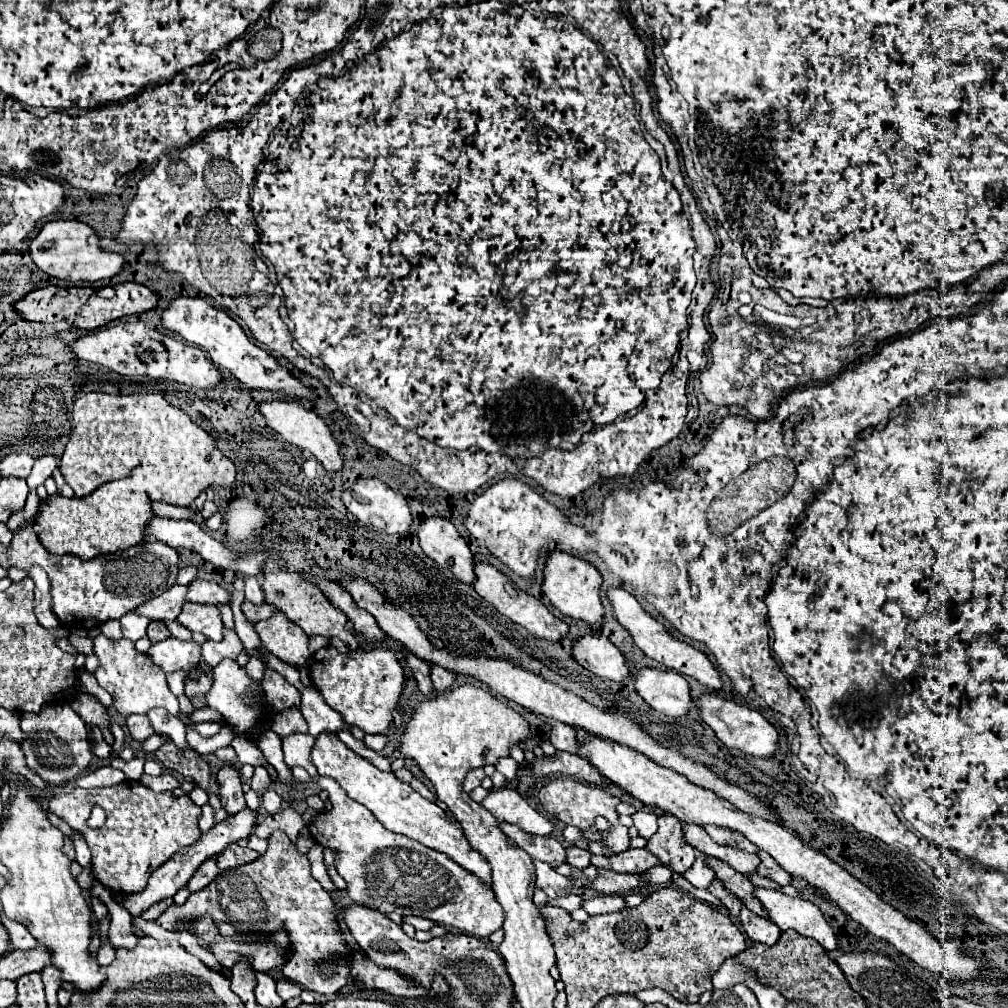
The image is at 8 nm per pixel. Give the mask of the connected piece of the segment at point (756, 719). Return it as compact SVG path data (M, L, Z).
M702 694L700 696L700 716L716 732L720 742L726 744L728 748L742 750L744 754L750 754L754 758L772 758L774 752L778 750L776 728L766 718L762 718L756 710L750 710L748 706L740 706L716 694Z

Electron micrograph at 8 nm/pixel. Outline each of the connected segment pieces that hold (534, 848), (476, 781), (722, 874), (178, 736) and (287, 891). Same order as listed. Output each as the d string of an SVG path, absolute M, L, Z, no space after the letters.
M500 822L498 824L500 830L510 836L518 848L526 850L534 860L542 860L550 866L558 866L564 862L566 858L566 852L564 852L564 846L550 838L550 836L536 836L536 834L526 834L524 830L520 830L518 826L514 824L506 824L506 822Z
M482 768L472 770L472 772L466 776L466 780L464 780L464 790L466 790L466 792L472 792L476 786L480 786L480 782L482 782L484 776L486 776L486 774L484 774Z
M706 858L706 866L714 870L716 878L724 884L724 888L728 892L732 892L734 896L738 896L748 910L752 910L754 914L760 914L760 916L768 916L764 912L762 904L754 898L754 886L746 876L734 872L734 868L726 866L726 862L718 862L718 858Z
M154 708L154 710L148 712L148 720L150 720L150 724L154 726L154 730L158 734L168 734L170 740L176 746L188 748L188 742L186 742L186 726L182 724L180 718L174 718L168 710Z
M274 830L270 846L260 858L220 872L204 890L190 894L182 906L172 904L166 908L166 912L156 918L156 924L172 930L178 918L182 918L182 922L186 922L186 918L212 918L218 924L220 936L238 938L238 942L258 942L258 936L270 940L274 932L268 932L266 924L282 924L292 944L292 952L282 966L284 978L316 994L338 994L350 982L352 950L336 920L334 900L312 876L308 854L298 852L298 846L284 830Z

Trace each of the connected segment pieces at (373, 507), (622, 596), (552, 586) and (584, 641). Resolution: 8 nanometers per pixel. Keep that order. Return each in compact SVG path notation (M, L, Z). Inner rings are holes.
M368 478L368 480L358 480L350 490L346 490L342 494L342 500L346 504L346 508L360 522L371 529L386 534L408 534L412 530L414 518L410 512L410 504L408 500L400 494L394 492L390 486L386 486L382 480L376 478Z
M610 588L610 590L608 590L608 598L610 598L612 606L614 606L614 616L616 616L616 620L632 634L634 642L638 644L638 648L640 648L648 658L656 660L656 662L662 664L664 668L676 670L676 672L682 674L682 676L692 676L692 678L696 678L700 684L708 686L708 688L714 690L714 692L722 690L724 684L722 684L722 680L720 680L720 674L718 674L716 666L708 660L708 656L706 656L704 652L696 650L692 644L676 640L656 618L652 618L652 616L638 604L638 600L636 600L630 592L626 592L624 588Z
M566 552L550 554L546 568L544 568L542 592L550 598L550 602L564 616L584 620L588 624L602 624L604 622L604 606L600 600L600 588L602 588L602 574L590 562L570 556Z
M588 634L580 638L578 642L574 642L572 656L580 666L590 670L592 674L618 684L626 682L632 676L624 654L606 636Z

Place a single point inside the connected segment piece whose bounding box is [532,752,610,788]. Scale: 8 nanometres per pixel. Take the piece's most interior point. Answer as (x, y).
(564, 763)

